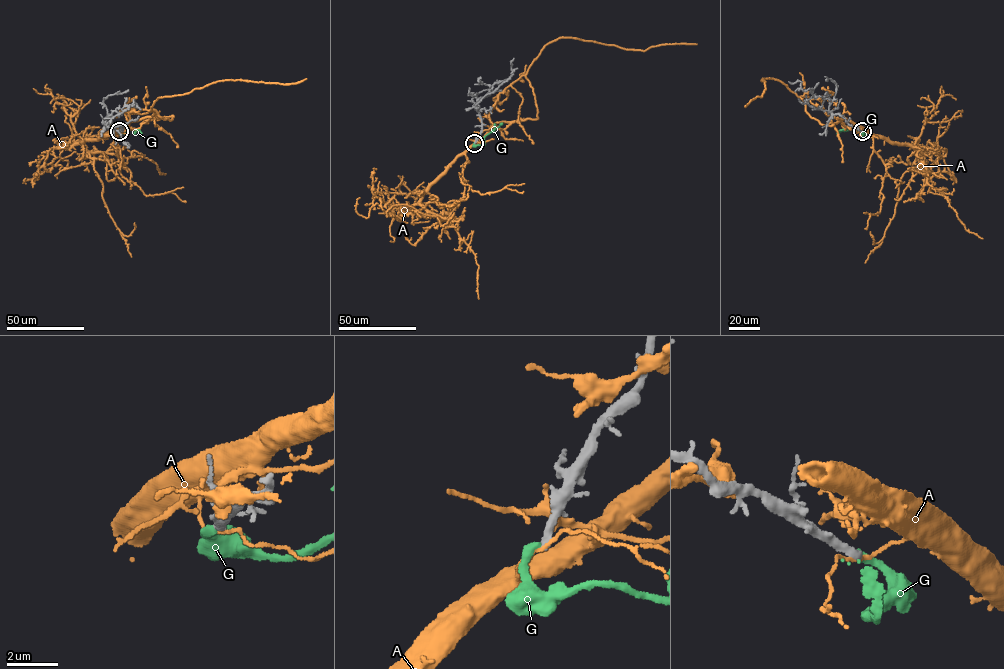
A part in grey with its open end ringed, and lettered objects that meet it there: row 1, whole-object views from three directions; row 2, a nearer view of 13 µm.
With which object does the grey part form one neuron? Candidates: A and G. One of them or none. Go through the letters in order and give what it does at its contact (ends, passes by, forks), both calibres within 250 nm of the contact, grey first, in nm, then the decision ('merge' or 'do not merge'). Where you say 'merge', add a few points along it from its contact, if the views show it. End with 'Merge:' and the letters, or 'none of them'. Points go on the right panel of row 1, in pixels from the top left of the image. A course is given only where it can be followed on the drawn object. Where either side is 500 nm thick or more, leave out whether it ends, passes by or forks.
A: it passes by; calibres 360 and 110 nm; do not merge
G: it ends; calibres 320 and 320 nm; do not merge
Merge: none of them

